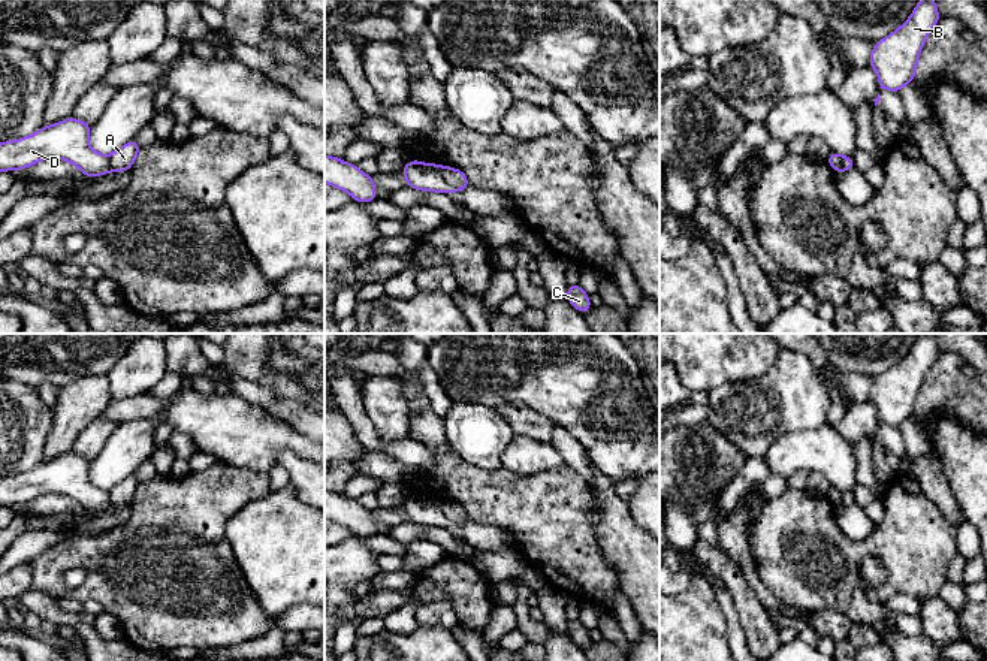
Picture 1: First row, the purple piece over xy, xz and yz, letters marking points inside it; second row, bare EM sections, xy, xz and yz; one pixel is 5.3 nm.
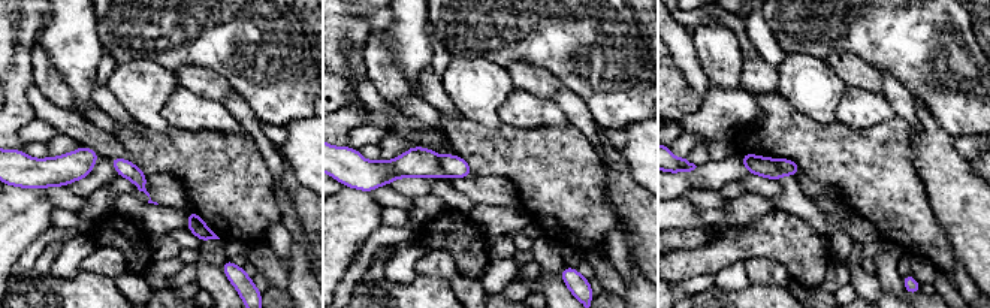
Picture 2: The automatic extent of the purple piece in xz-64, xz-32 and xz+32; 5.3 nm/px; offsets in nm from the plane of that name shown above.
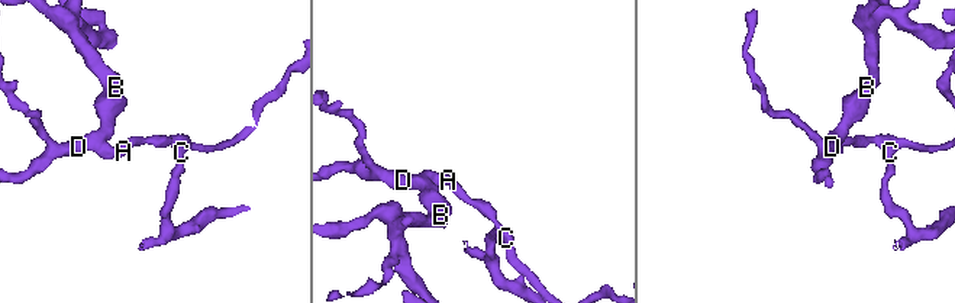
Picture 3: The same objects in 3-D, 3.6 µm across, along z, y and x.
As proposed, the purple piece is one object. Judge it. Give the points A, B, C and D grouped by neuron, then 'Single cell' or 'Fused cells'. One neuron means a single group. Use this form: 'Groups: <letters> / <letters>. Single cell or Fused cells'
Groups: A C / B D. Fused cells

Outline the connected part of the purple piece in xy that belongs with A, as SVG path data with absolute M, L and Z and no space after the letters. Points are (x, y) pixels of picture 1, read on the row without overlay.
M133 473L126 480L109 489L111 507L130 505L141 485L142 483L139 482L138 476Z

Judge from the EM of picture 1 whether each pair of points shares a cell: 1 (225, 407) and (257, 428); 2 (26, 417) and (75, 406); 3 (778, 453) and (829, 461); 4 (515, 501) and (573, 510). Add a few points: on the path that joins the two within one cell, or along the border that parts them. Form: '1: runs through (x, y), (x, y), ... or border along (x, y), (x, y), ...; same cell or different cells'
1: runs through (232, 414), (246, 428), (250, 428); same cell
2: border along (51, 409), (51, 428), (44, 446); different cells
3: runs through (790, 453), (817, 453); same cell
4: runs through (530, 507), (558, 510); same cell

